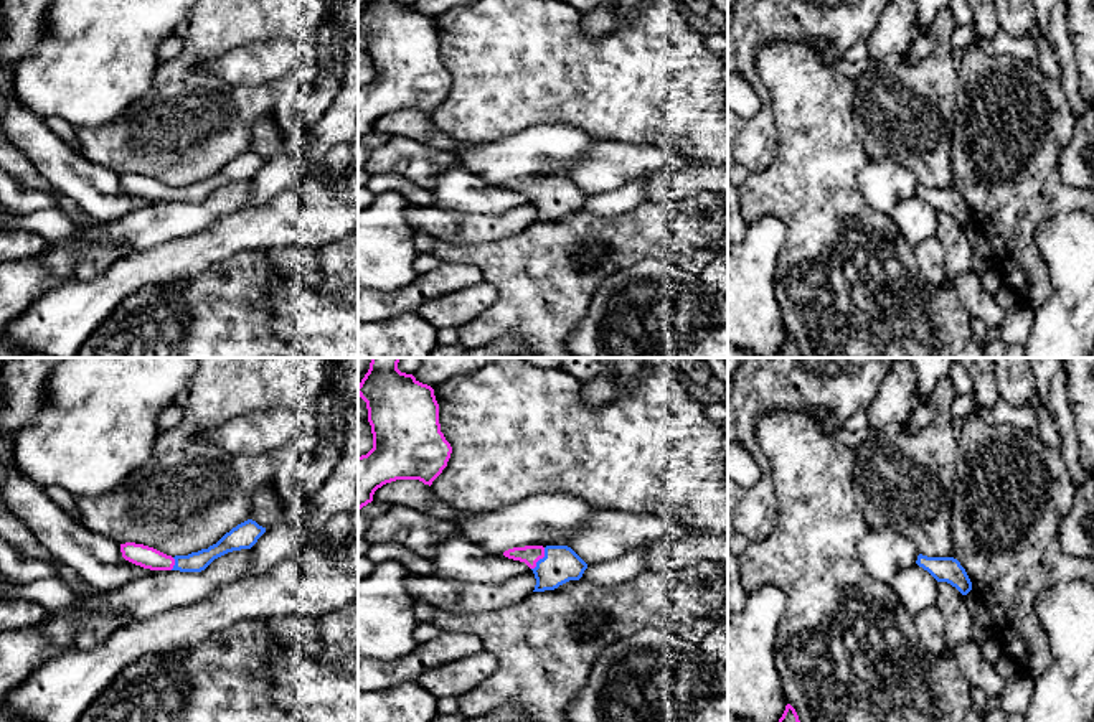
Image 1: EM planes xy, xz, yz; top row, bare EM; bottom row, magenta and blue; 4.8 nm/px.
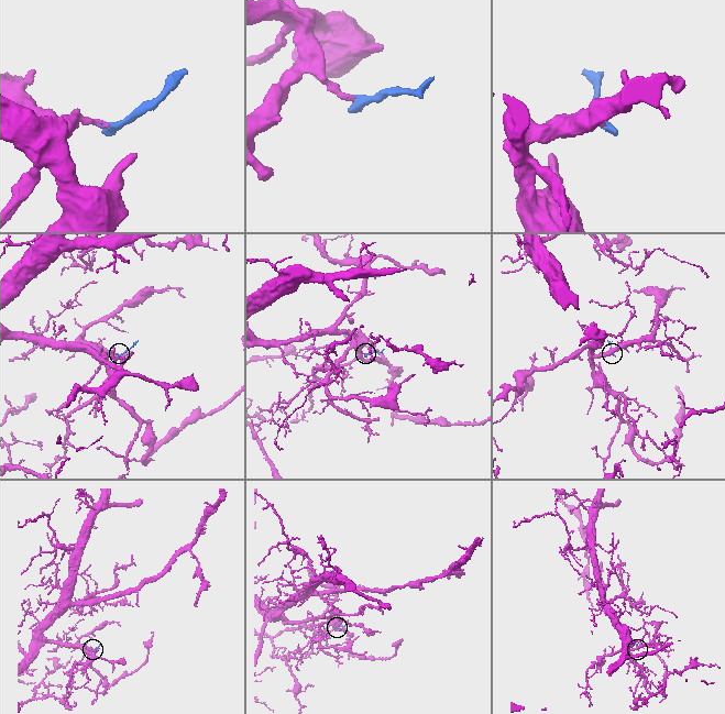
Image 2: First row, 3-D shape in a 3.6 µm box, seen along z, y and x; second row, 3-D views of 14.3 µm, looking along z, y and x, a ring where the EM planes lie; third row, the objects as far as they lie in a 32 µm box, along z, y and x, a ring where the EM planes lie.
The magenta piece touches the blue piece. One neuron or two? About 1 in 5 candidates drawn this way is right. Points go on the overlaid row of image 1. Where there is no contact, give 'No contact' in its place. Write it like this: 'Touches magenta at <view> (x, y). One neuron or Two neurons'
Touches magenta at xz (540, 557). One neuron

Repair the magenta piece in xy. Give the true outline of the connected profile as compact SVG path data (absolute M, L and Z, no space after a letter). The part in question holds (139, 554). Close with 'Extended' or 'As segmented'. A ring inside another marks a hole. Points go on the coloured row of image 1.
M248 519L226 532L216 544L188 556L172 557L153 547L135 542L120 544L120 552L125 560L150 570L201 572L215 559L228 552L251 549L264 532L266 527Z. Extended

